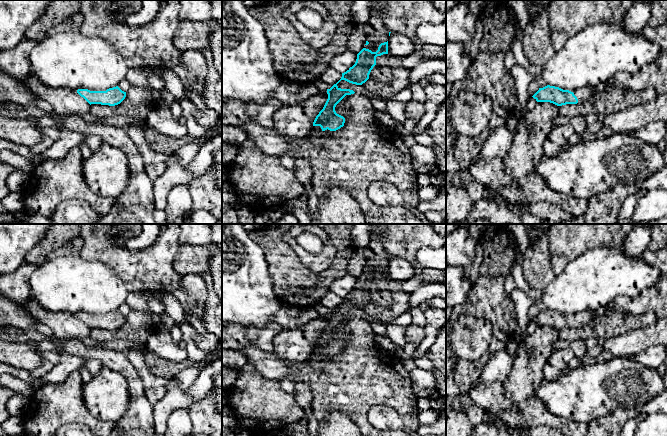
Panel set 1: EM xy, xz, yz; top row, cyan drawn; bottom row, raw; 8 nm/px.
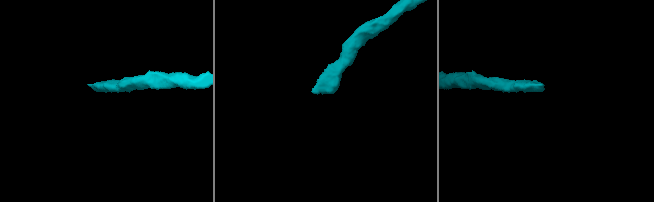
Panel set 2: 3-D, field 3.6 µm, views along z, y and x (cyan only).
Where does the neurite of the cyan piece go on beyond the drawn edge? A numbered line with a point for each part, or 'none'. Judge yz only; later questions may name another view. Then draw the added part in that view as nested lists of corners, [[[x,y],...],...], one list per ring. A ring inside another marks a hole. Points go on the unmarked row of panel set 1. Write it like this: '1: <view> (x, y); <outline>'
1: yz (583, 318); [[[592,311],[579,312],[574,314],[573,317],[577,321],[578,327],[587,325],[595,318]]]

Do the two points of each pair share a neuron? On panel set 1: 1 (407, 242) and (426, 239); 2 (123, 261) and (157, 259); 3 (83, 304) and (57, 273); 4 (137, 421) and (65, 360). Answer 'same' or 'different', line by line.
1: same
2: same
3: same
4: different

